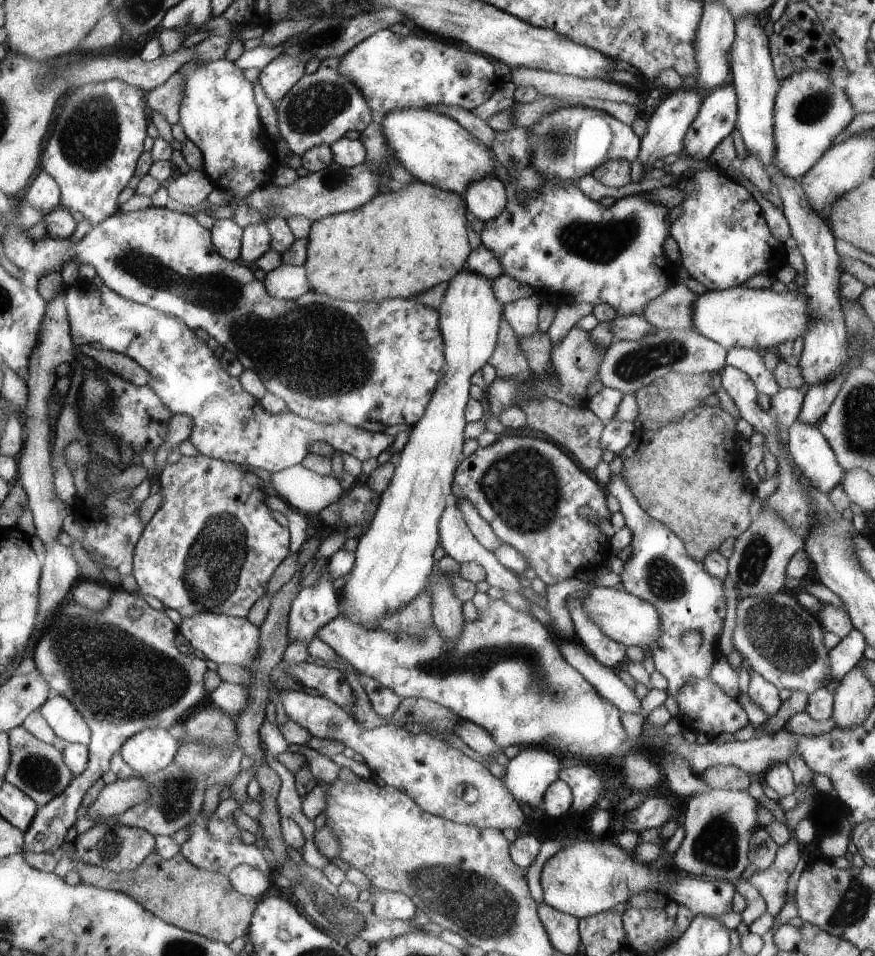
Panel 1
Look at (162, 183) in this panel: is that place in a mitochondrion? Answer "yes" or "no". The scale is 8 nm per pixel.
no

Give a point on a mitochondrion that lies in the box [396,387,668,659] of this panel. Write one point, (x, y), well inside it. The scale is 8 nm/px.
(522, 486)

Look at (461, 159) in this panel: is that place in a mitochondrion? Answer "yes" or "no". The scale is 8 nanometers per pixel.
no

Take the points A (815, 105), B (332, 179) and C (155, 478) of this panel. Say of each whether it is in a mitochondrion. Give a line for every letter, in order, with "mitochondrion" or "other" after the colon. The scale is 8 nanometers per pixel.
A: mitochondrion
B: mitochondrion
C: other

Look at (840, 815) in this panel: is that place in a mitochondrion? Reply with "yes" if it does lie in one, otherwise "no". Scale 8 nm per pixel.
yes

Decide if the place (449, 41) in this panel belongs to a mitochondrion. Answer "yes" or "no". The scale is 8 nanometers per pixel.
no

